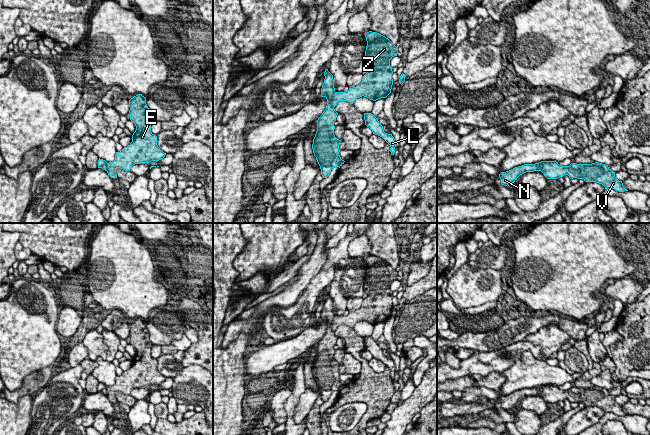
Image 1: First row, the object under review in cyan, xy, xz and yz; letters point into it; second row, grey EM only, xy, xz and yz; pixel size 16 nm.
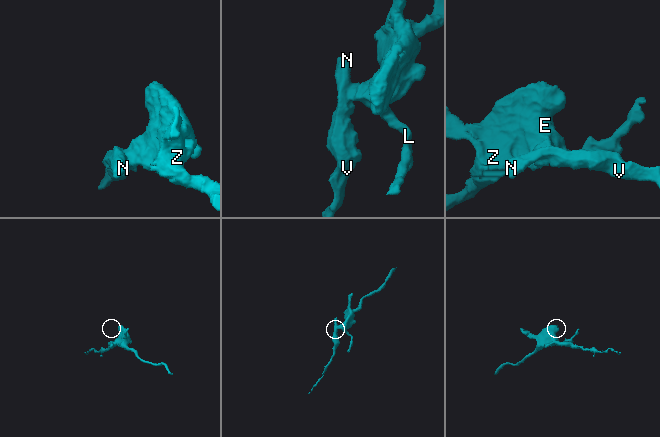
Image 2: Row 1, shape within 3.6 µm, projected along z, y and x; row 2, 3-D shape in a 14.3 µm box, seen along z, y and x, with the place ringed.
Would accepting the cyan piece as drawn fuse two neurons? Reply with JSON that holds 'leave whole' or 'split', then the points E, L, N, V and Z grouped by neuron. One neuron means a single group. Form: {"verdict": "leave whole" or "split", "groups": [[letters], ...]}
{"verdict": "split", "groups": [["E", "L", "Z"], ["N", "V"]]}

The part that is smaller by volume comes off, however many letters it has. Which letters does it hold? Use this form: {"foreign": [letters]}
{"foreign": ["N", "V"]}

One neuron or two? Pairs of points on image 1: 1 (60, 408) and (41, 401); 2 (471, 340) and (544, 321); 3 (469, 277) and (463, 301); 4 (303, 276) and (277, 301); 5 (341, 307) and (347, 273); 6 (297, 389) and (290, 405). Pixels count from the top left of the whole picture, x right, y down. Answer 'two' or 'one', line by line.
1: one
2: one
3: one
4: one
5: one
6: one

